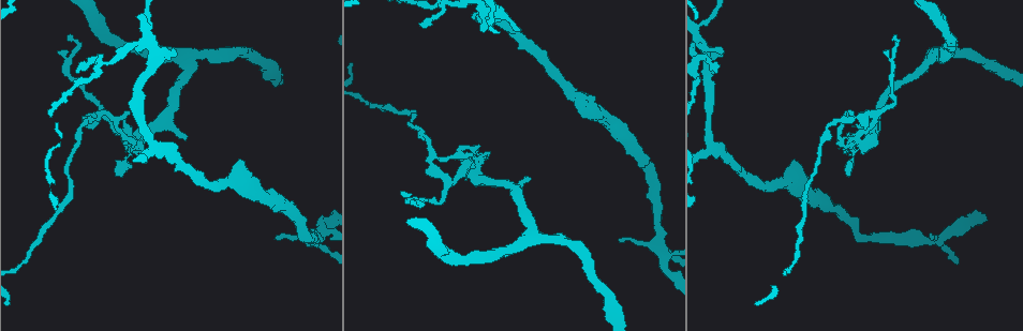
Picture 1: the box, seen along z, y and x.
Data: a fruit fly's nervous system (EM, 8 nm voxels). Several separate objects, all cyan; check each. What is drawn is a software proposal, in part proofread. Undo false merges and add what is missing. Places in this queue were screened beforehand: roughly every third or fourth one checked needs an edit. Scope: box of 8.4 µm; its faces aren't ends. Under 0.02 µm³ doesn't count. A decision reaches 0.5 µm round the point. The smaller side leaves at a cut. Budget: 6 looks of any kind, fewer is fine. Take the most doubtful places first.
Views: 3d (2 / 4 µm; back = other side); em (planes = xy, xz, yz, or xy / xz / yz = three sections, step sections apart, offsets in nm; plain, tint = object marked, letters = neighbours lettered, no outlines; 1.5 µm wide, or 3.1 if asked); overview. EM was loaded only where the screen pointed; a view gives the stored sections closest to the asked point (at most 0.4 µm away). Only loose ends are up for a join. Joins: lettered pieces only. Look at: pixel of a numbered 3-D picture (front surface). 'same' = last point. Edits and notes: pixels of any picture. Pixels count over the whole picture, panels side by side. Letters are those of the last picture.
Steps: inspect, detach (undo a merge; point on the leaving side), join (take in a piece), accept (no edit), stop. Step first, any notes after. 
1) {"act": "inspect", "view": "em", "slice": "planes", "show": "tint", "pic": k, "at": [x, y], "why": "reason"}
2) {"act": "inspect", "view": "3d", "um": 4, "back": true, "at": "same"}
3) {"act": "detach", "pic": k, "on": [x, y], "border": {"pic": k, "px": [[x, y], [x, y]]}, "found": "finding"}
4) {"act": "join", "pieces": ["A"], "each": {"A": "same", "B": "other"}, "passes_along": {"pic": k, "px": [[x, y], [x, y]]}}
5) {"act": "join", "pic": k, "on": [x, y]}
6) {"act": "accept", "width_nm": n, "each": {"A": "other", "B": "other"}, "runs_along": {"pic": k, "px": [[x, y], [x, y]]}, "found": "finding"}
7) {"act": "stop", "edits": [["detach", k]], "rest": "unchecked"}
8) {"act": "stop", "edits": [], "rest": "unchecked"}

{"act": "inspect", "view": "3d", "um": 2, "pic": 1, "at": [186, 136]}

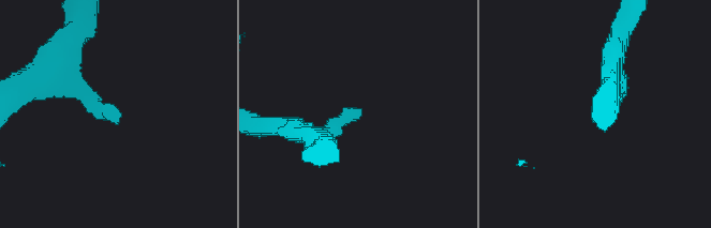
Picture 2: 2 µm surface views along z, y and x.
{"act": "inspect", "view": "em", "slice": "planes", "show": "letters", "pic": 2, "at": [119, 122], "why": "shape alone is not enough"}

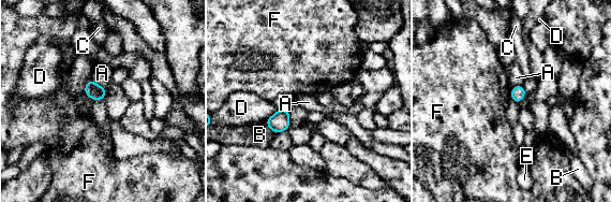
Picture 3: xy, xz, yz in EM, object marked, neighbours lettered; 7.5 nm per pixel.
{"act": "accept", "width_nm": 110, "longest_contact_nm": ["D", 140], "each": {"A": "other", "B": "other", "C": "other", "D": "other", "E": "other", "F": "other"}, "found": "no lettered piece goes on from it"}

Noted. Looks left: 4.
{"act": "inspect", "view": "em", "slice": "yz", "step": 8, "show": "letters", "pic": 1, "at": [78, 68], "why": "branch stops here"}

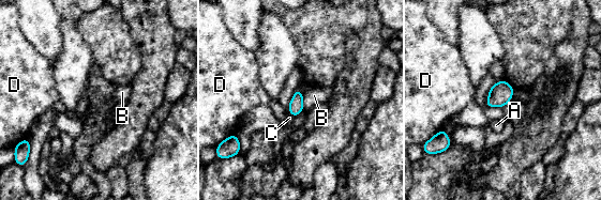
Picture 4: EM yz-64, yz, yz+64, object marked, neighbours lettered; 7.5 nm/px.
{"act": "inspect", "view": "em", "slice": "planes", "show": "letters", "at": "same", "why": "another direction"}

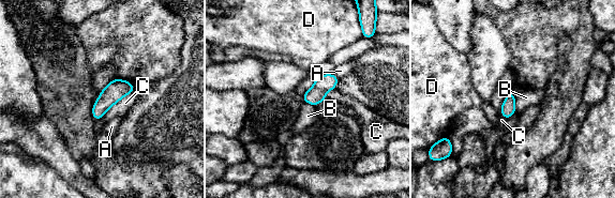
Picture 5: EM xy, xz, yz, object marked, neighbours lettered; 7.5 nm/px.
{"act": "accept", "each": {"A": "other", "B": "other", "C": "other", "D": "other"}, "found": "none of them fits"}

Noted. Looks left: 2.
{"act": "inspect", "view": "em", "slice": "xy", "step": 4, "show": "tint", "pic": 1, "at": [68, 39], "why": "an open end"}

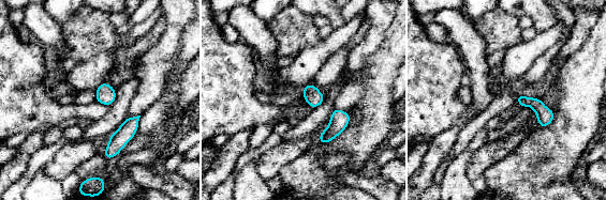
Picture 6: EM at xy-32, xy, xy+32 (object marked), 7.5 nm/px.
{"act": "inspect", "view": "em", "slice": "planes", "show": "letters", "at": "same", "why": "another direction"}

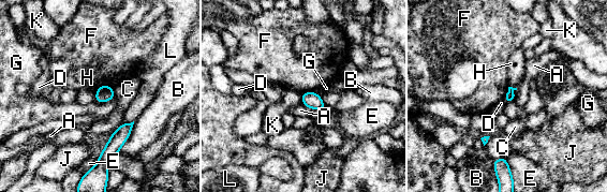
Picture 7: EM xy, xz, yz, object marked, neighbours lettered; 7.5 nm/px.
{"act": "accept", "each": {"A": "other", "B": "other", "C": "other", "D": "other", "E": "other", "F": "other", "G": "other", "H": "other", "J": "other", "K": "other", "L": "other"}, "border": {"pic": 7, "px": [[300, 93], [302, 103]]}, "found": "none of them fits"}

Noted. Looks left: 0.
{"act": "stop", "edits": [], "rest": "unchecked"}

